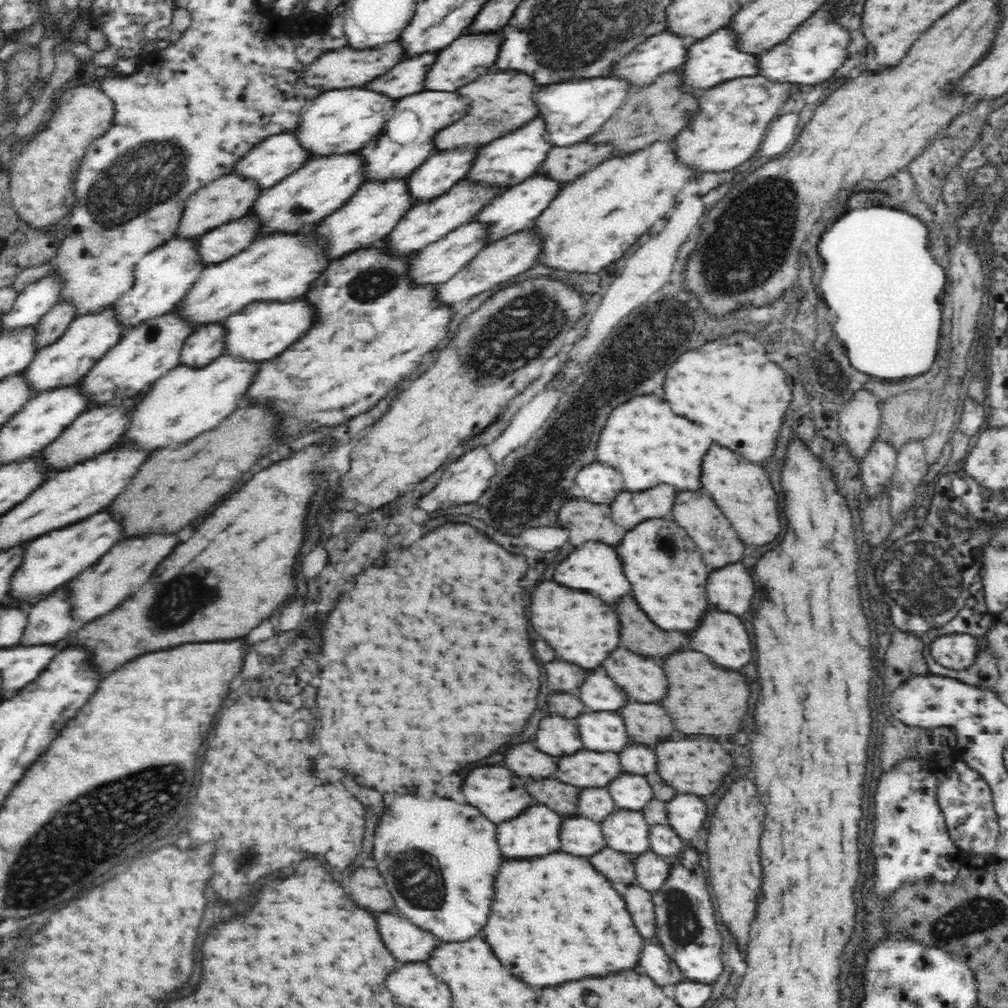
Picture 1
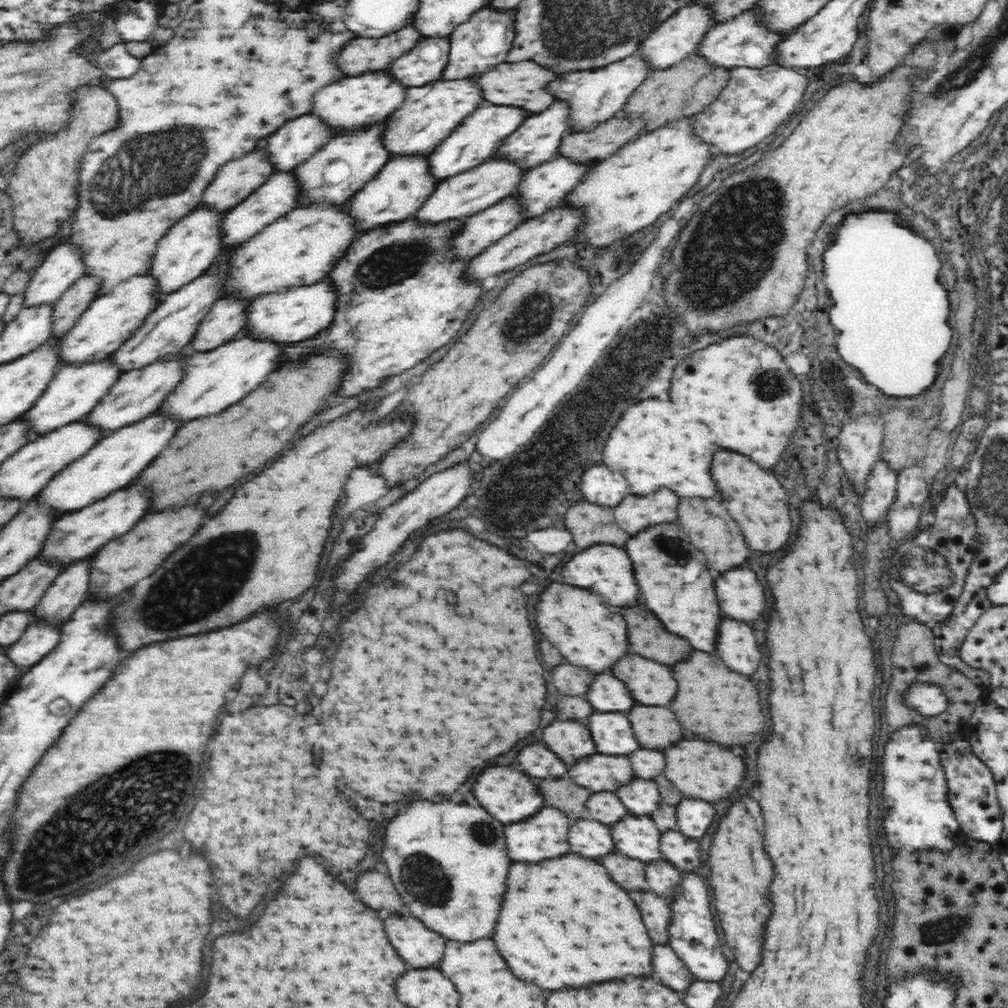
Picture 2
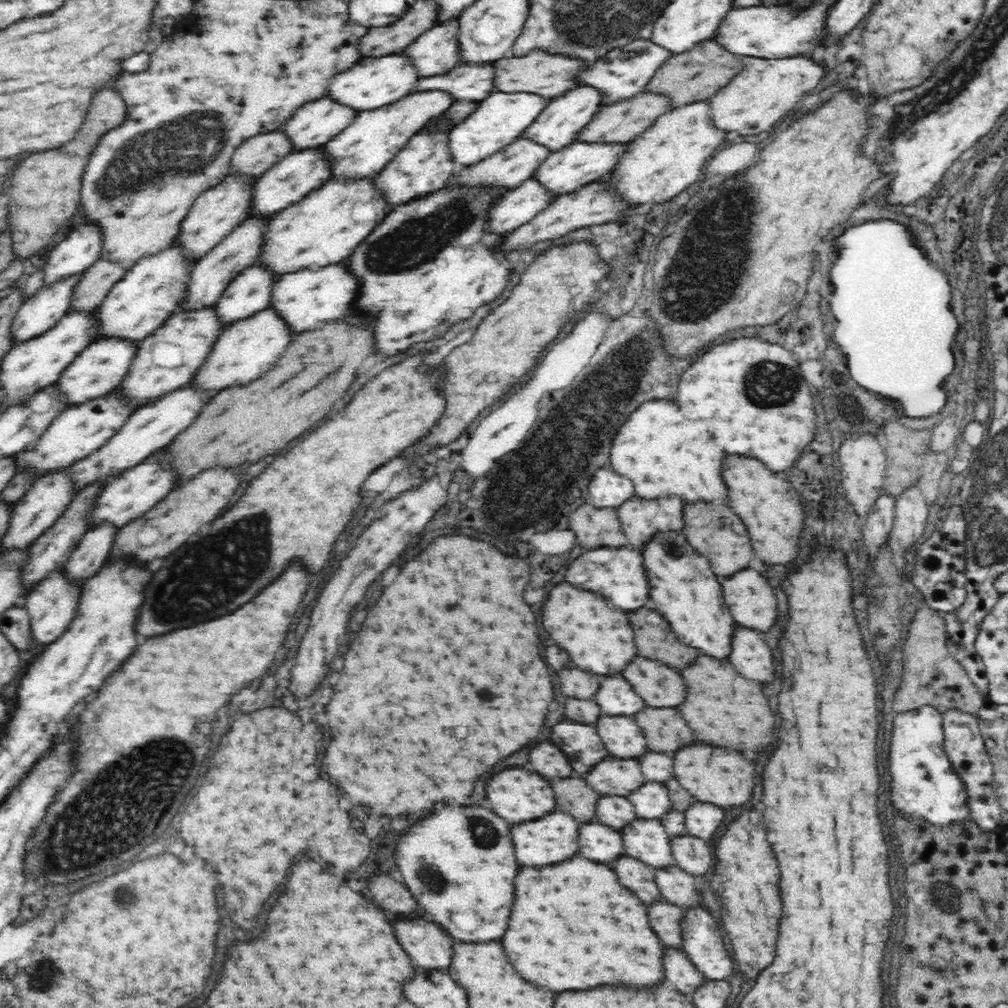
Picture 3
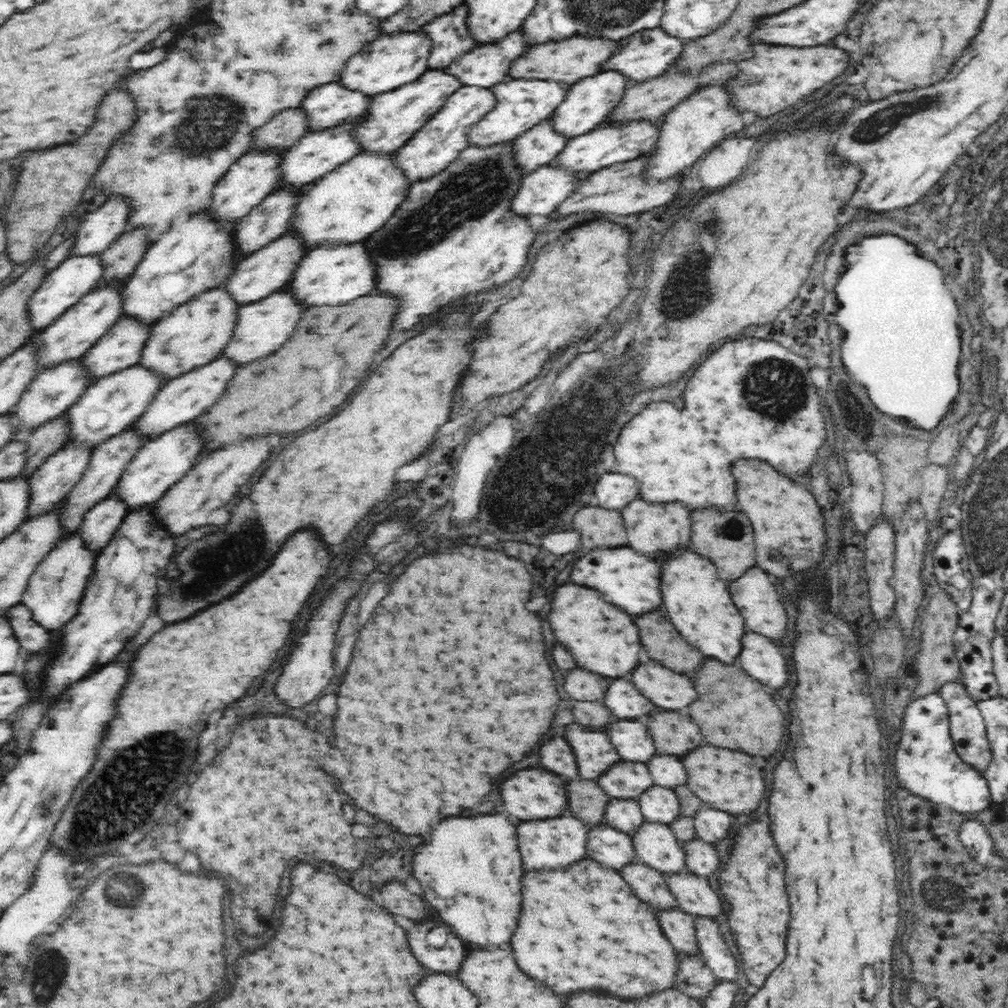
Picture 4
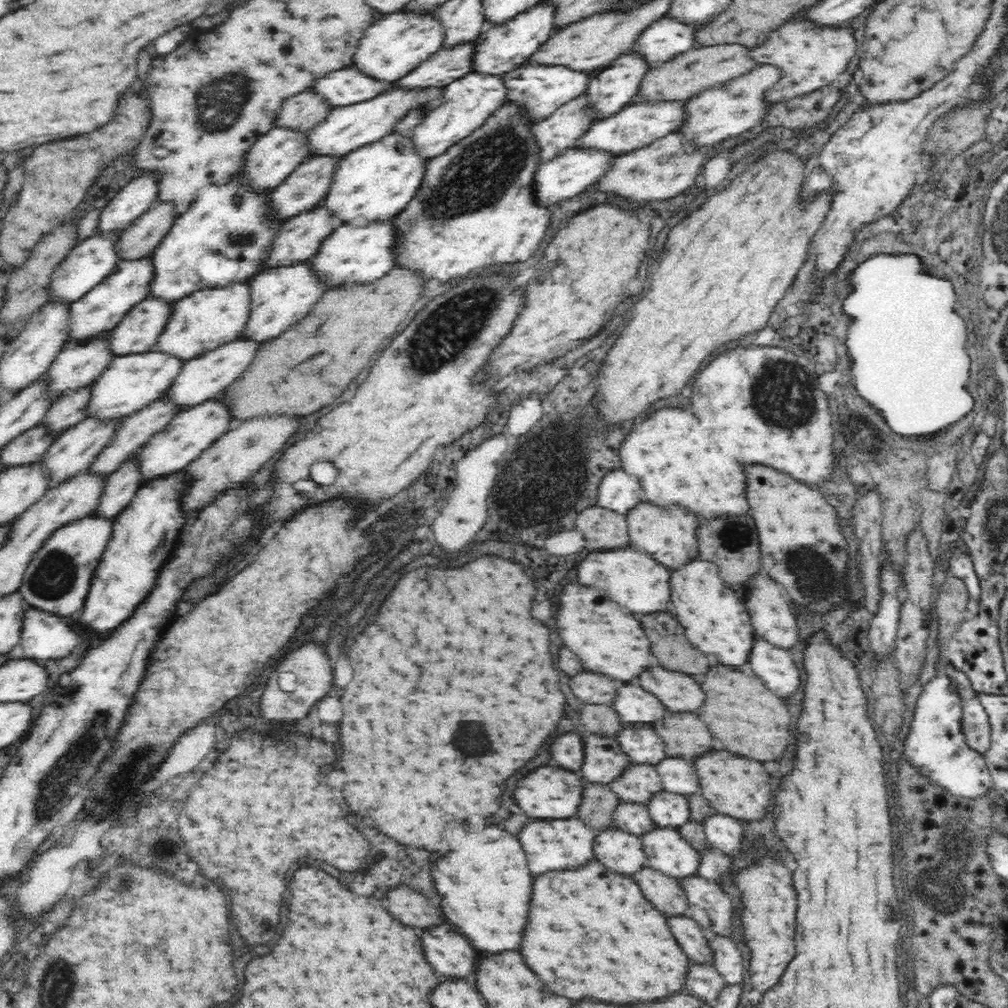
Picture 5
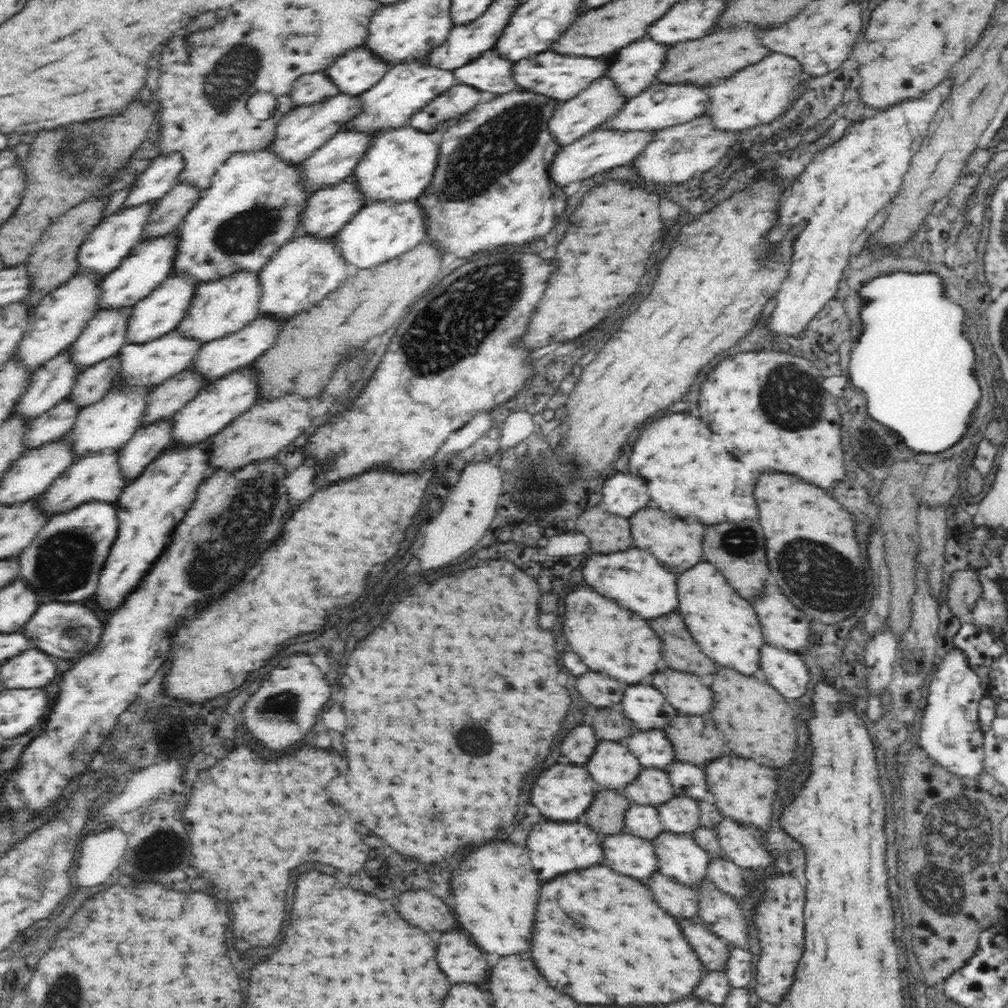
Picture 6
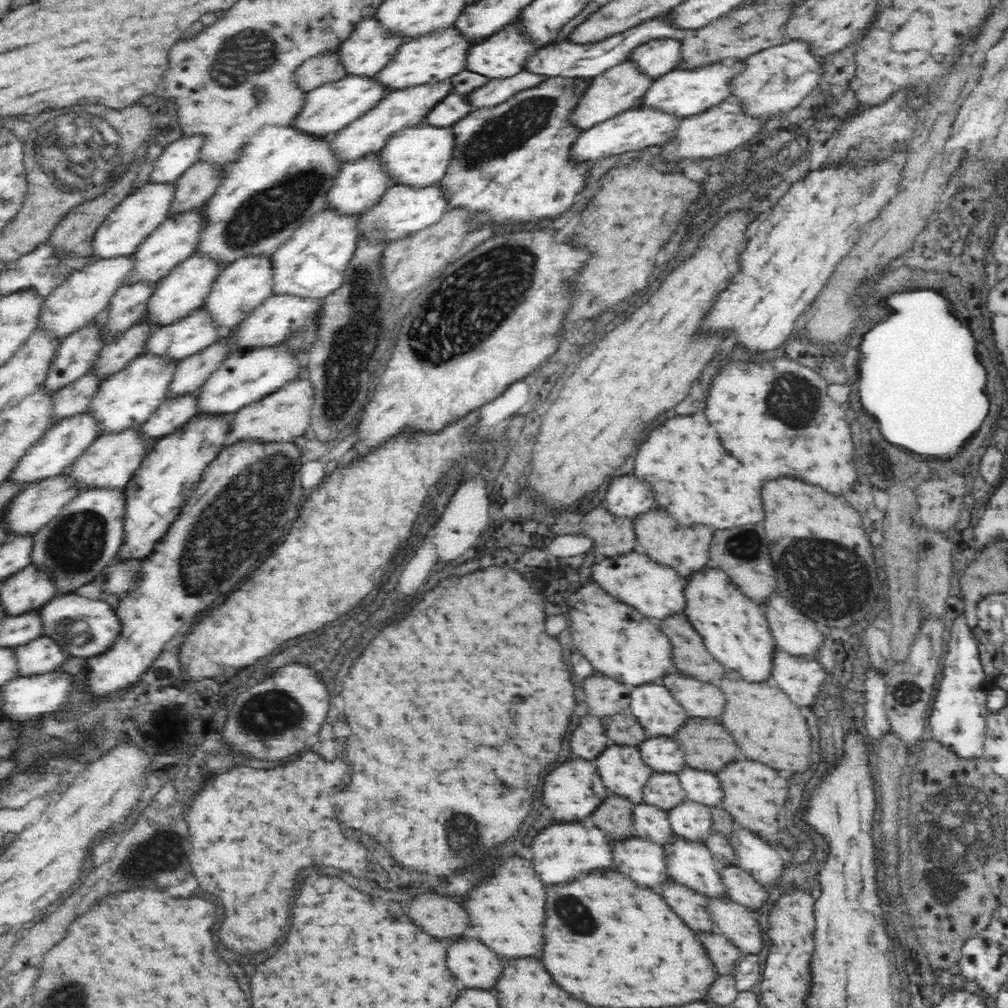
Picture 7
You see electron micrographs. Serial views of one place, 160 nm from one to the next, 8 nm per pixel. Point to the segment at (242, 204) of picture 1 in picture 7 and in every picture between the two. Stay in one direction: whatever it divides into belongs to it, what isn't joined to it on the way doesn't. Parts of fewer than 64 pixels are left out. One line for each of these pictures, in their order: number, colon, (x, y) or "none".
2: (235, 180)
3: (259, 153)
4: (285, 129)
5: (304, 110)
6: (310, 87)
7: (327, 66)

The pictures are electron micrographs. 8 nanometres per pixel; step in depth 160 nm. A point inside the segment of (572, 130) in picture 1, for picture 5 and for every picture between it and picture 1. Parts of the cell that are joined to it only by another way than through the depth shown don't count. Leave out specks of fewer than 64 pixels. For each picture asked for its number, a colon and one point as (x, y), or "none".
2: (595, 95)
3: (624, 72)
4: (649, 52)
5: (667, 36)

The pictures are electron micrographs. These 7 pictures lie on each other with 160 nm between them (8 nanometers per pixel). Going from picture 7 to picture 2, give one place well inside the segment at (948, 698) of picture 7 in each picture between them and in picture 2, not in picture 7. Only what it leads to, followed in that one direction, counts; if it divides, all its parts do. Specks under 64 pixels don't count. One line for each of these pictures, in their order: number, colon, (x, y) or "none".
2: (918, 814)
3: (925, 784)
4: (927, 761)
5: (936, 744)
6: (951, 733)

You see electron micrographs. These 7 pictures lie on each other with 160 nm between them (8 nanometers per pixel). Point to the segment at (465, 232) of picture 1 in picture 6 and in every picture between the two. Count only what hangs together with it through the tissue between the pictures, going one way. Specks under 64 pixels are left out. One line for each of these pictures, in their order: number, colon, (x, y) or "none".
2: (483, 228)
3: (518, 206)
4: (544, 189)
5: (576, 168)
6: (602, 149)

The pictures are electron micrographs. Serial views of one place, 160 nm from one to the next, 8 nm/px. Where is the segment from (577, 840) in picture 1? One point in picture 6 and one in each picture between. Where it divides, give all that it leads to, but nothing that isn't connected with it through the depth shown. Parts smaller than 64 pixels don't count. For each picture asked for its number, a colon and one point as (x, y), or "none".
2: (591, 839)
3: (600, 843)
4: (614, 849)
5: (623, 852)
6: (631, 855)

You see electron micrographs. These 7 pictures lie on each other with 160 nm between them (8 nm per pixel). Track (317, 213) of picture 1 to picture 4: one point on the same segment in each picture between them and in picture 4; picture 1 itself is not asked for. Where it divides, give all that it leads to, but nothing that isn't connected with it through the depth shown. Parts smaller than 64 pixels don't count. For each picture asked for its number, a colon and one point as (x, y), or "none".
2: (335, 173)
3: (374, 138)
4: (394, 116)

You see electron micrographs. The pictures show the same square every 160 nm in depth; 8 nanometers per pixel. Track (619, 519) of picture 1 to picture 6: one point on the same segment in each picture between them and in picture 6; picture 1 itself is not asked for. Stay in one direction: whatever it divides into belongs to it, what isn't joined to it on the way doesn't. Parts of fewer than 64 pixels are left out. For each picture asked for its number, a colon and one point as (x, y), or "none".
2: (634, 514)
3: (641, 519)
4: (656, 530)
5: (669, 535)
6: (678, 545)

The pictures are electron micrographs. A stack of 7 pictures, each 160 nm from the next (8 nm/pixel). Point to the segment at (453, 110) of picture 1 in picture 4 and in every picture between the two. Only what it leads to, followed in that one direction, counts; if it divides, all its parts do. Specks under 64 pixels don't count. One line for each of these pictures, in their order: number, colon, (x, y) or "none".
2: (430, 113)
3: (468, 80)
4: (489, 63)

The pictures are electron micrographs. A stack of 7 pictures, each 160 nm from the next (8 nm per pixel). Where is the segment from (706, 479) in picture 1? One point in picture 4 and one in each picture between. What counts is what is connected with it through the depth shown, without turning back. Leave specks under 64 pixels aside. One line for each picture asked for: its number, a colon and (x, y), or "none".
2: (754, 497)
3: (772, 510)
4: (787, 519)

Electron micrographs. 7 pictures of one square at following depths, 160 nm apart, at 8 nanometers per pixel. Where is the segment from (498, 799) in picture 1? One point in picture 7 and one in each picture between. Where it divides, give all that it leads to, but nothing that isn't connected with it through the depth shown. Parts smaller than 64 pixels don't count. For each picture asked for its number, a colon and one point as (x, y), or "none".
2: (509, 795)
3: (518, 795)
4: (532, 794)
5: (550, 792)
6: (564, 792)
7: (574, 790)

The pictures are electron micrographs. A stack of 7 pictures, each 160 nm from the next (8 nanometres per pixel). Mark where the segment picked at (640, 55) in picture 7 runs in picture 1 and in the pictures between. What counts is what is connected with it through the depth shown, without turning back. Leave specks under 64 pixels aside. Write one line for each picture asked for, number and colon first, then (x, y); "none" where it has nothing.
1: (507, 160)
2: (538, 140)
3: (559, 125)
4: (591, 100)
5: (611, 88)
6: (635, 67)

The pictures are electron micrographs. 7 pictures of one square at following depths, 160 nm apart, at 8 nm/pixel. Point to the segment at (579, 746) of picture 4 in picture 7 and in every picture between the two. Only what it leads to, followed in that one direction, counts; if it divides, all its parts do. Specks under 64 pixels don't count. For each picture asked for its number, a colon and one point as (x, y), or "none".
5: (605, 761)
6: (614, 766)
7: (622, 769)

